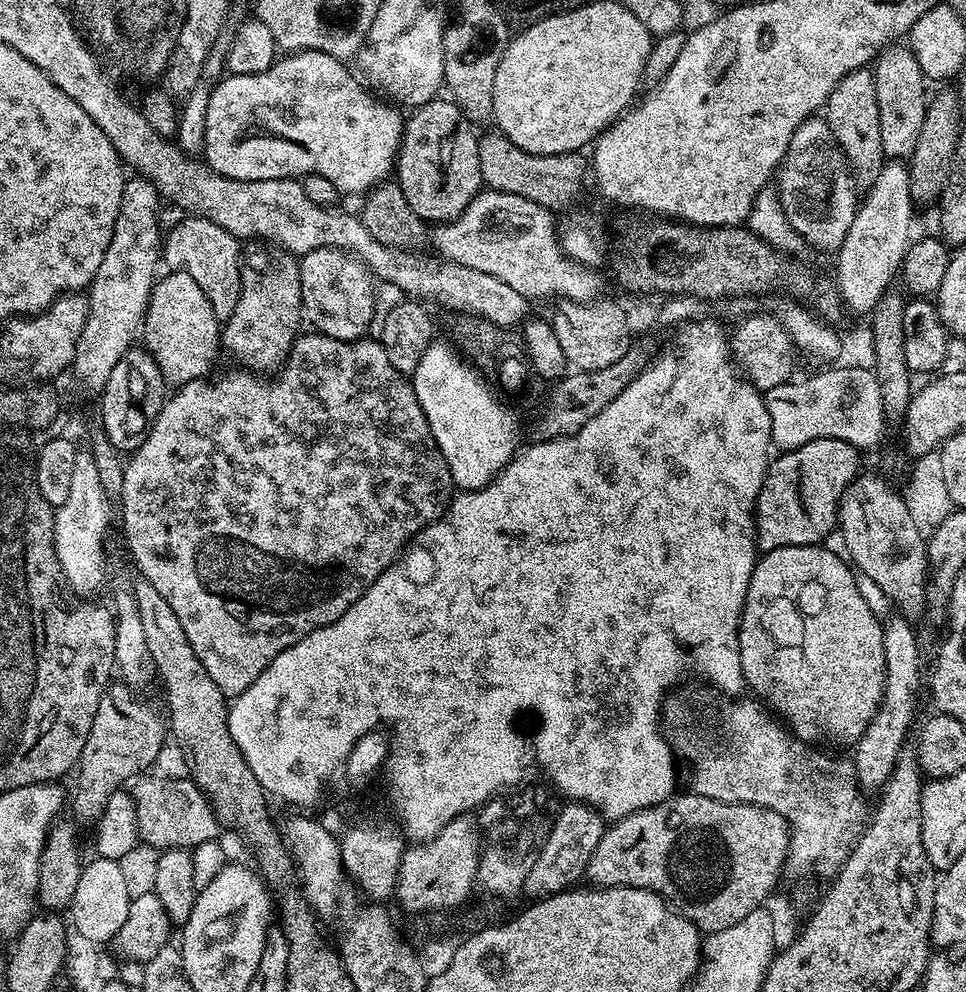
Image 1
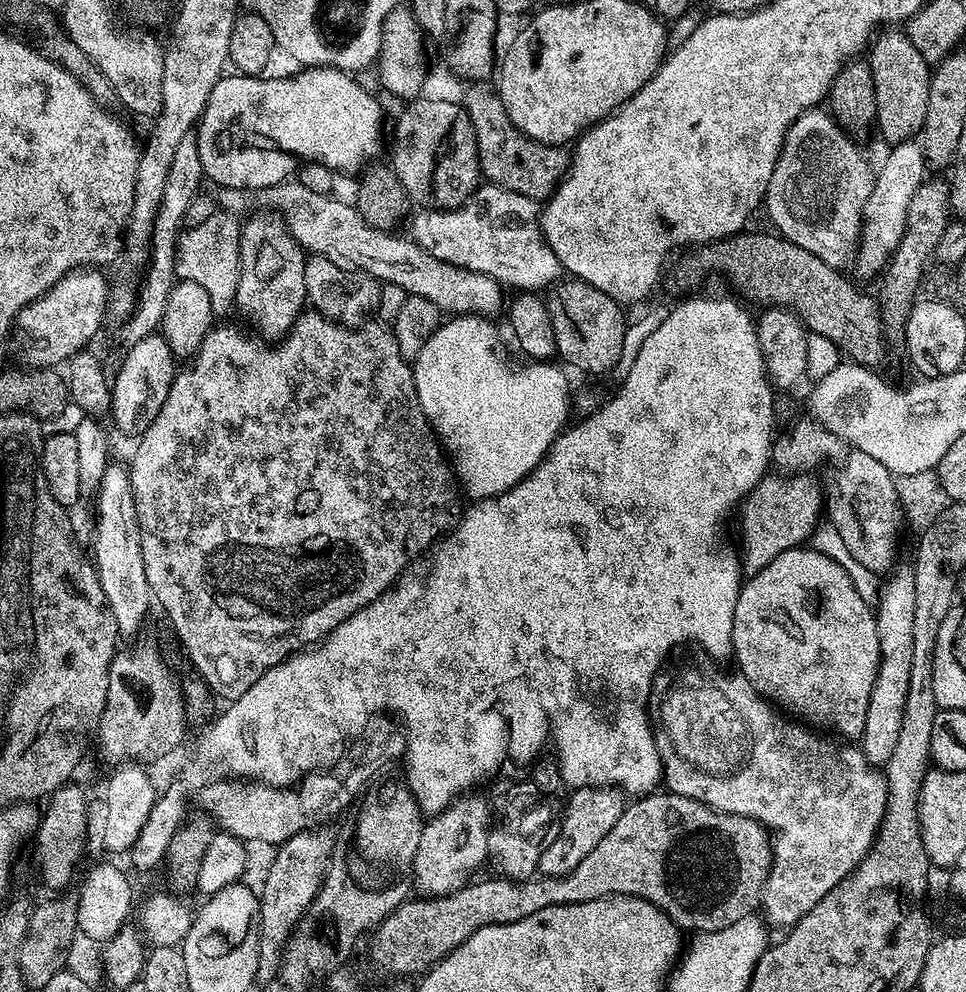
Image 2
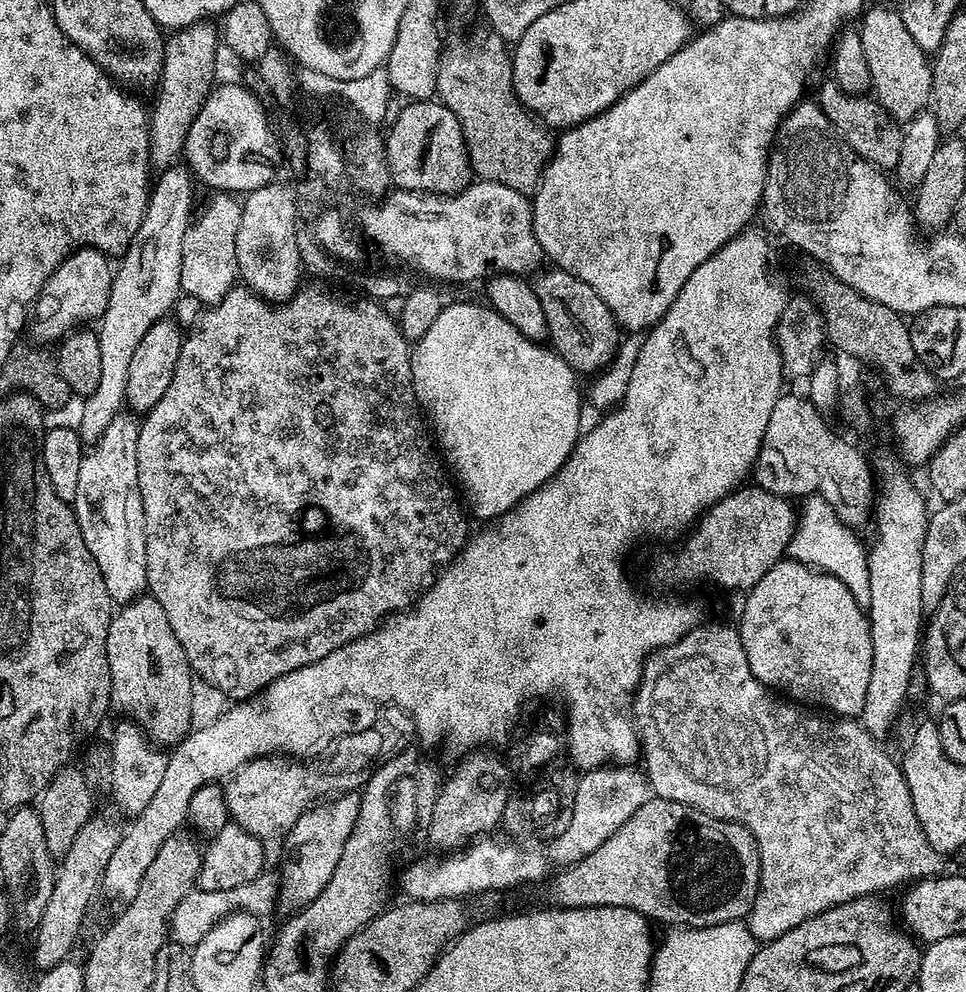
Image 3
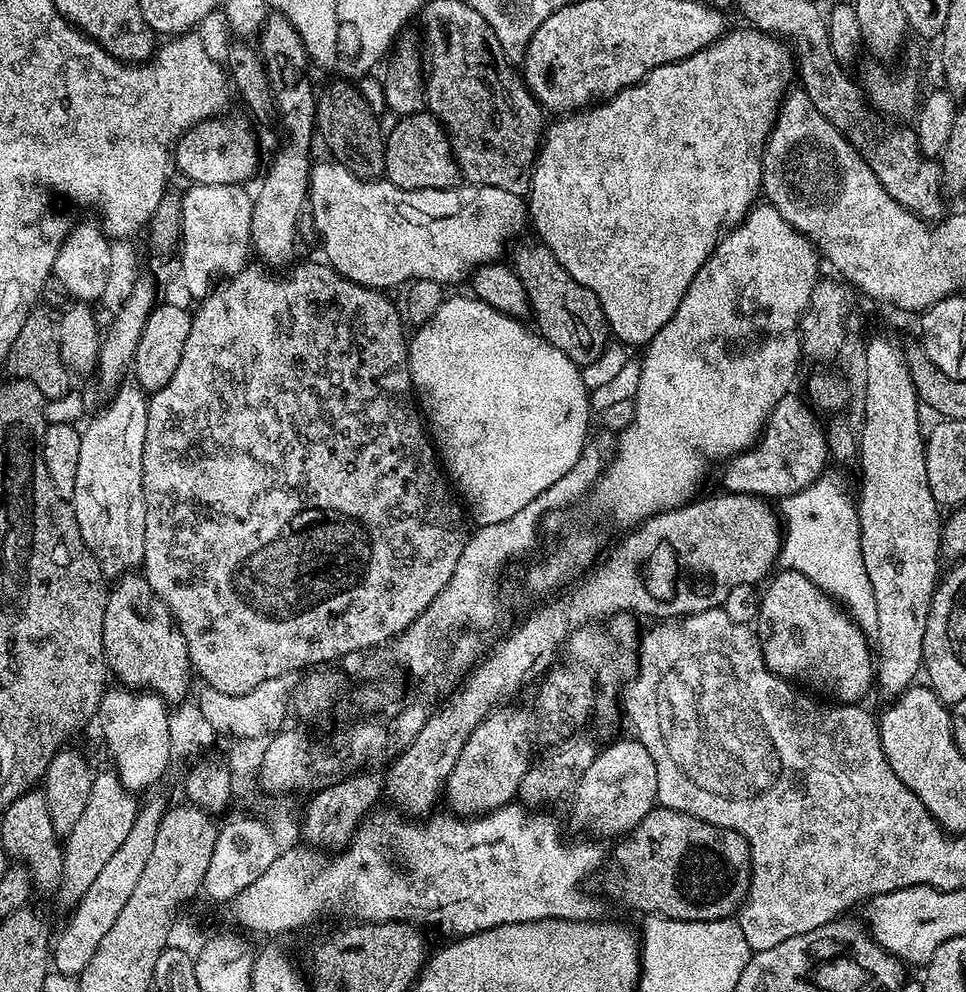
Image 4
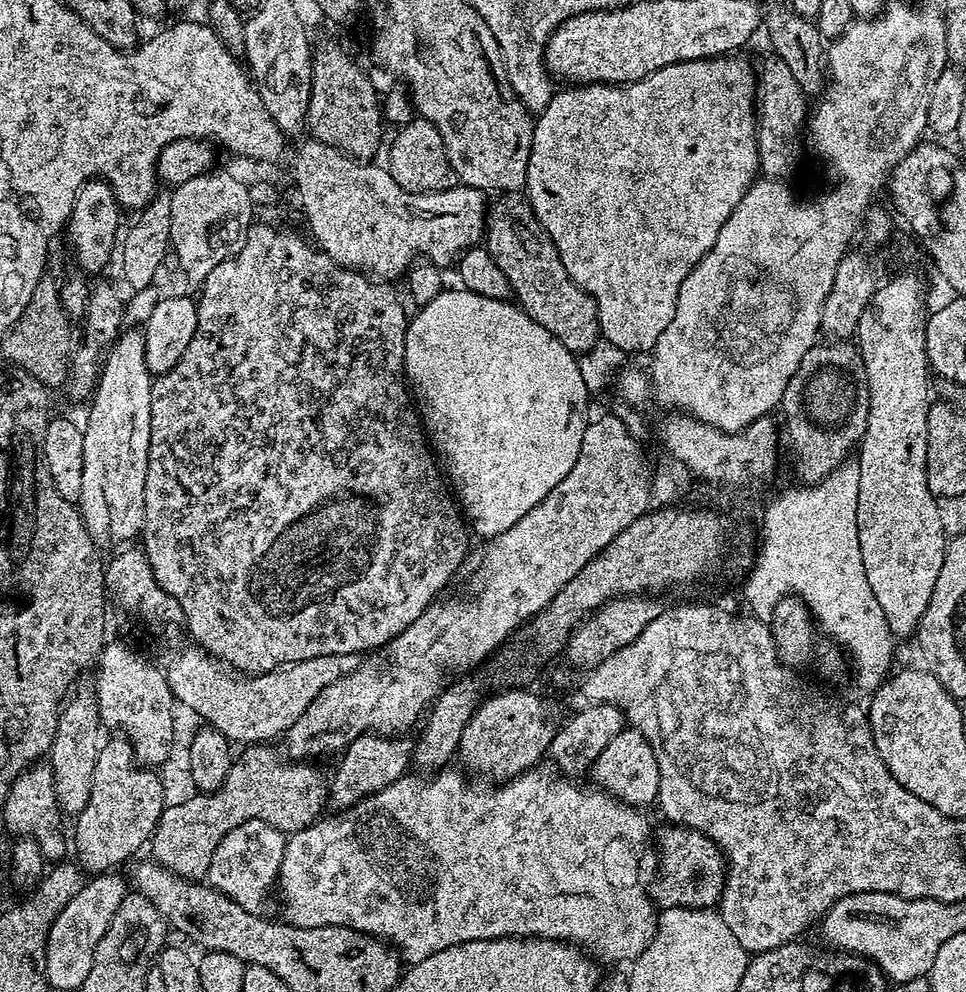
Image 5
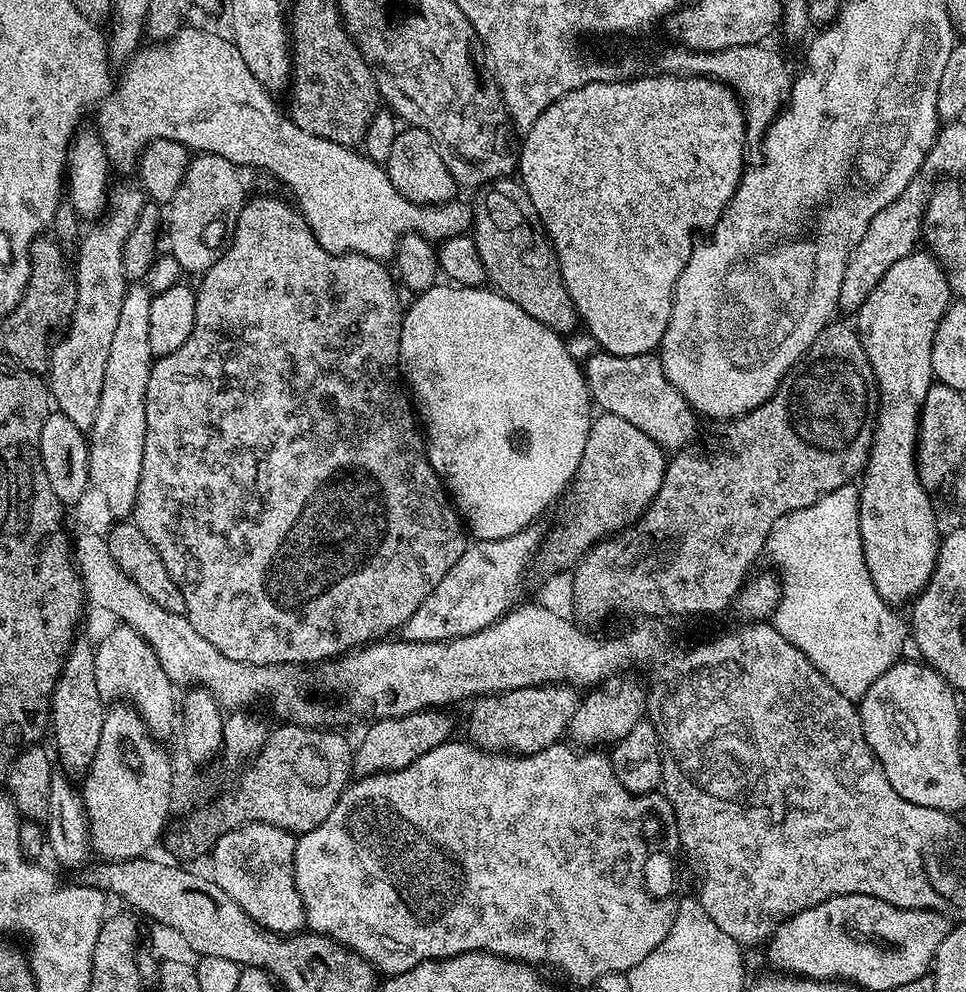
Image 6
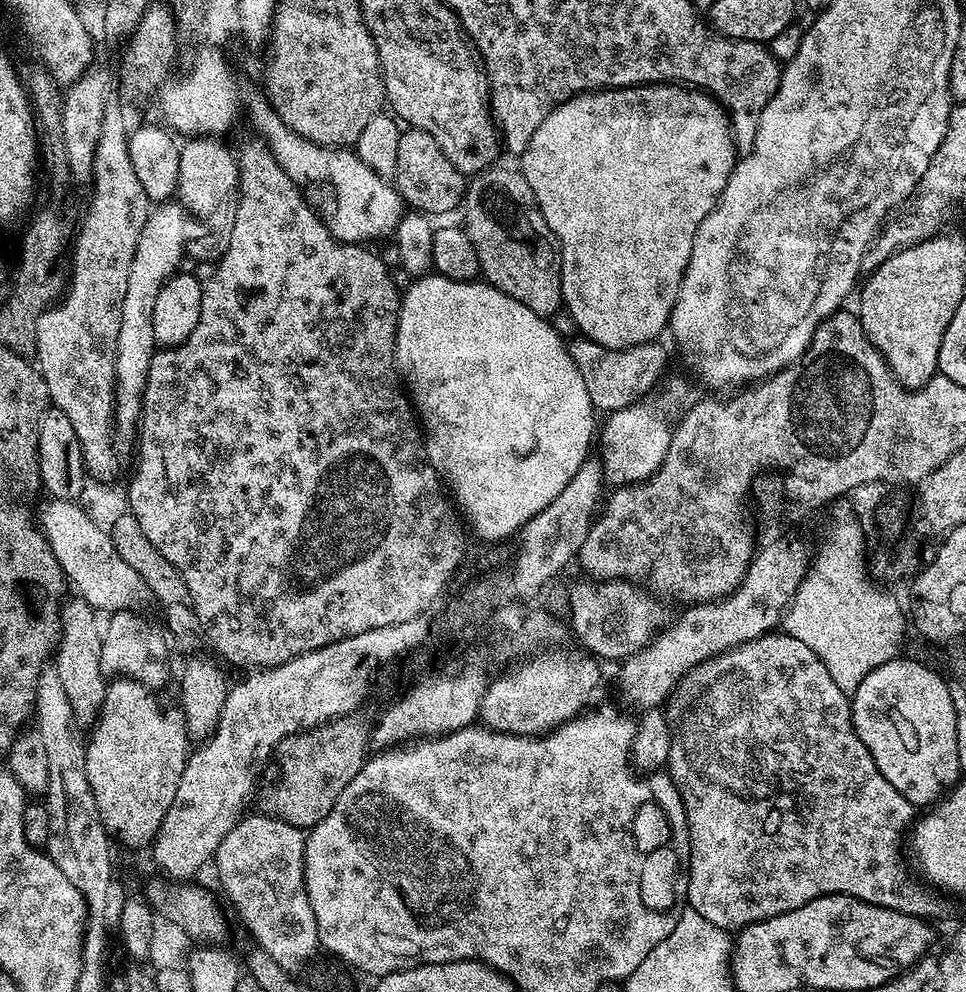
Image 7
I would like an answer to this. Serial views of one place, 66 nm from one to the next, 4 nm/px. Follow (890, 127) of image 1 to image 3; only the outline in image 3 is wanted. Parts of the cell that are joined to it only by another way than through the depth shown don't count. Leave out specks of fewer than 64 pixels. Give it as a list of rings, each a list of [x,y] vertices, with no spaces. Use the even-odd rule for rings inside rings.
[[[884,4],[869,7],[859,17],[858,31],[862,50],[866,50],[866,62],[870,62],[871,91],[876,103],[897,122],[907,122],[919,116],[932,99],[932,65],[918,42],[914,42],[913,36],[906,31],[899,11]]]

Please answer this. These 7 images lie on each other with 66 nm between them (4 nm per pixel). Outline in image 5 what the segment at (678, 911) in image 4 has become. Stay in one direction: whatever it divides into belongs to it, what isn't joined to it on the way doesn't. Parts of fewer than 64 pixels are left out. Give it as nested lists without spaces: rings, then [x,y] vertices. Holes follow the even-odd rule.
[[[664,826],[660,832],[660,873],[650,884],[650,895],[660,908],[715,909],[724,893],[726,861],[720,847],[693,828]]]

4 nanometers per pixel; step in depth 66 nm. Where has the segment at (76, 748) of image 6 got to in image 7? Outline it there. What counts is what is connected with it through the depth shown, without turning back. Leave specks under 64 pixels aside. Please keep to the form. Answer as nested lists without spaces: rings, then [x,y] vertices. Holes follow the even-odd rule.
[[[73,595],[61,603],[60,635],[54,649],[54,667],[58,678],[62,681],[63,689],[66,690],[66,698],[70,698],[70,710],[77,725],[91,725],[104,701],[106,674],[100,661],[102,628],[99,623],[96,625],[96,619],[98,619],[96,609],[90,607],[78,595]]]

